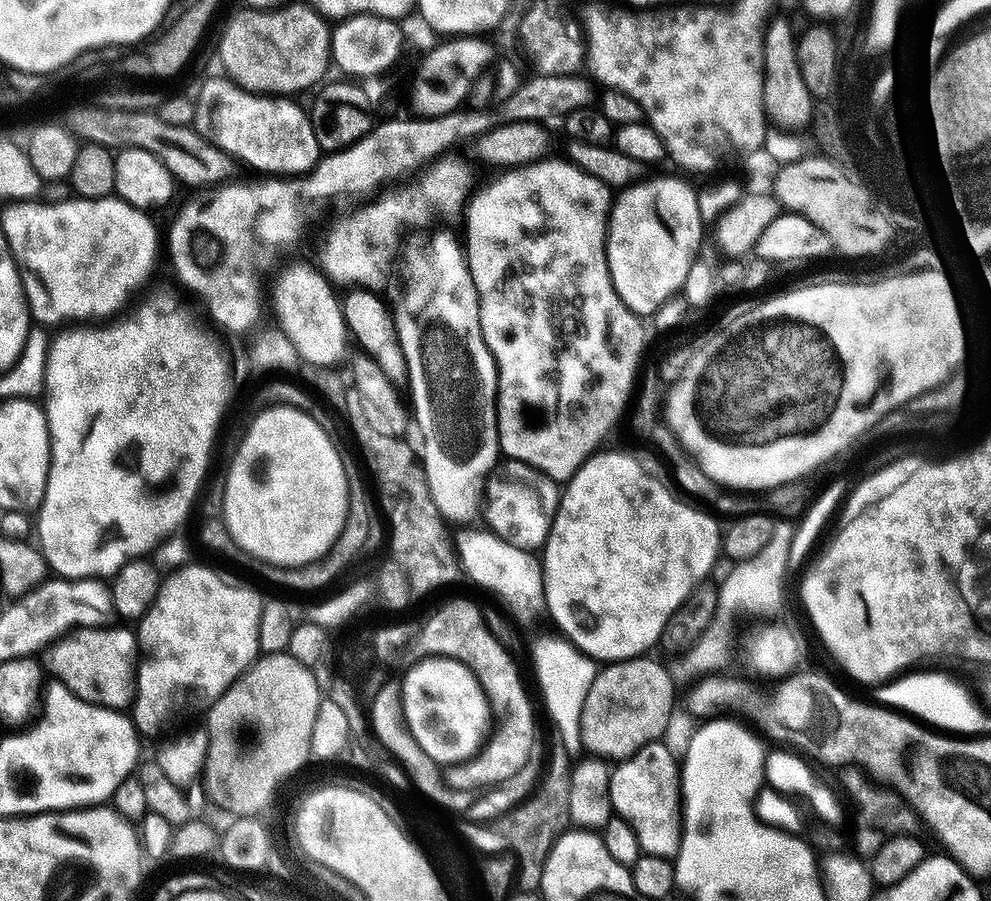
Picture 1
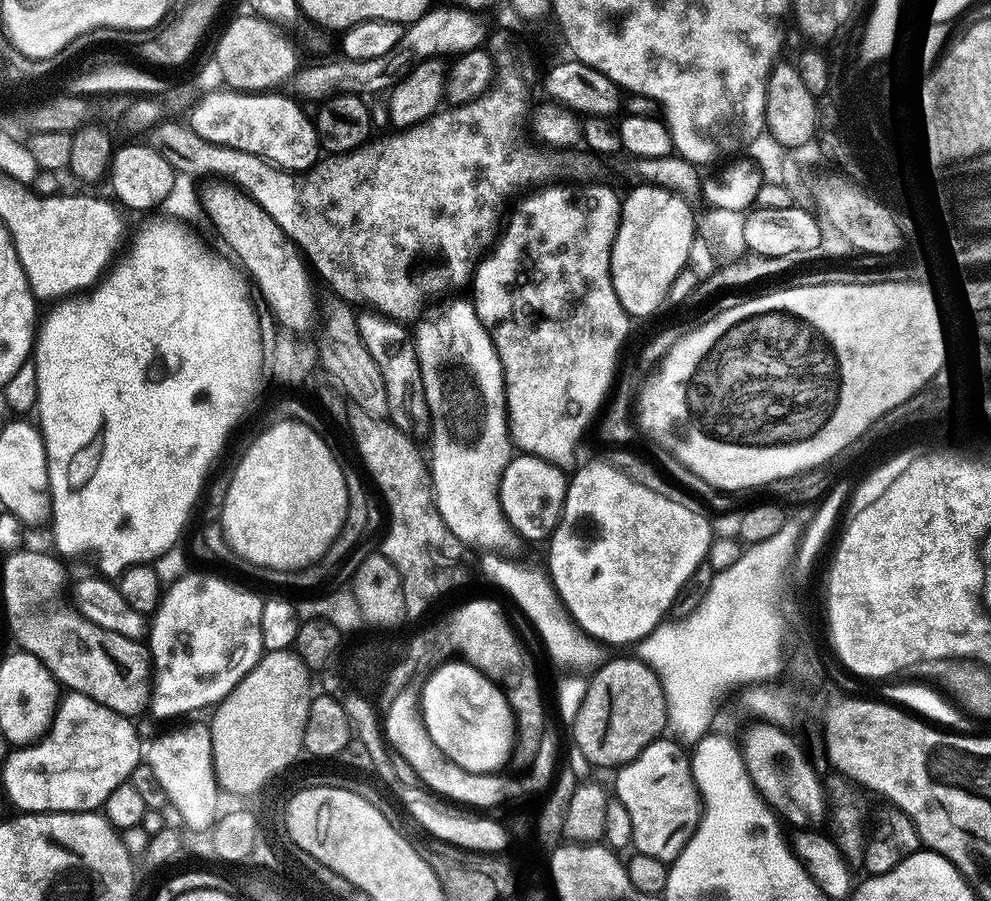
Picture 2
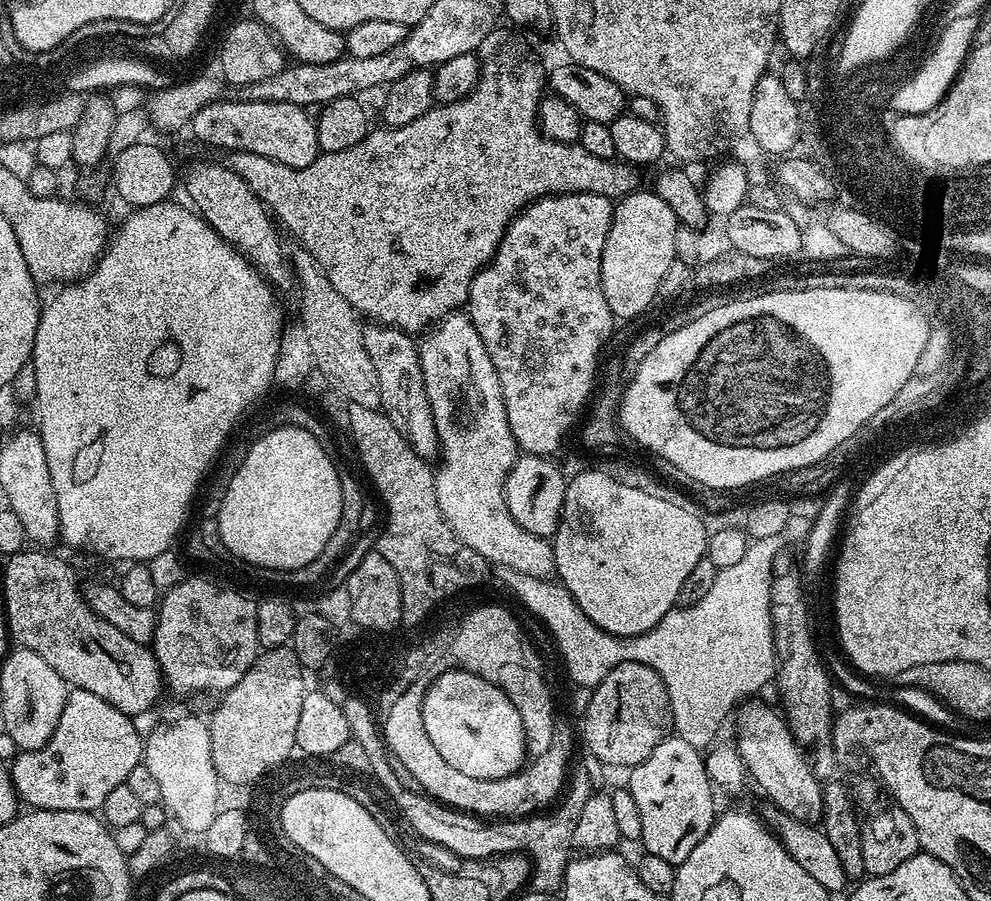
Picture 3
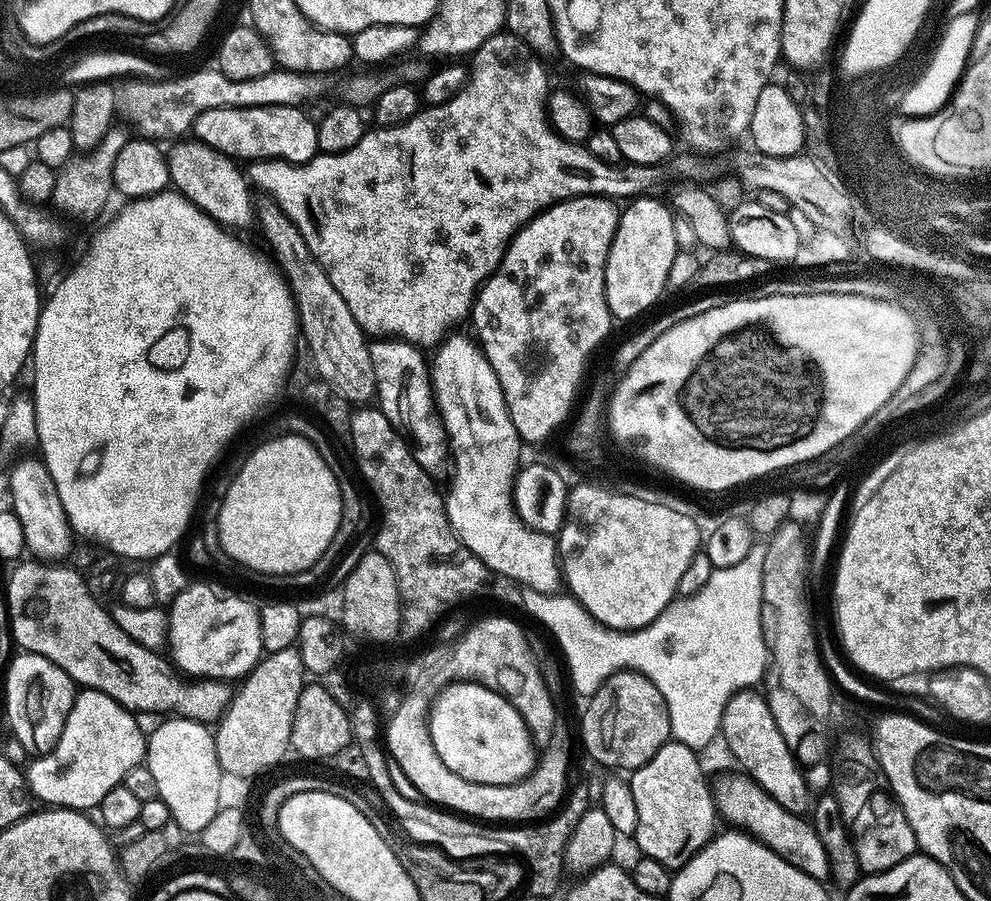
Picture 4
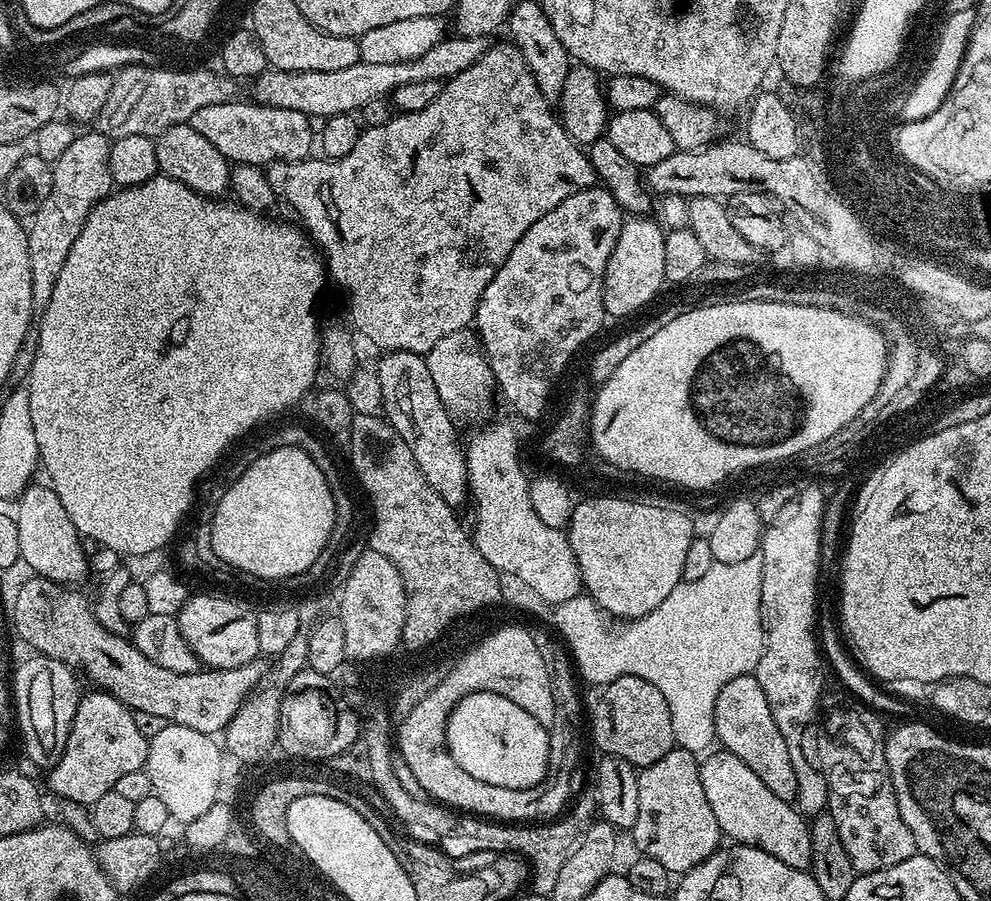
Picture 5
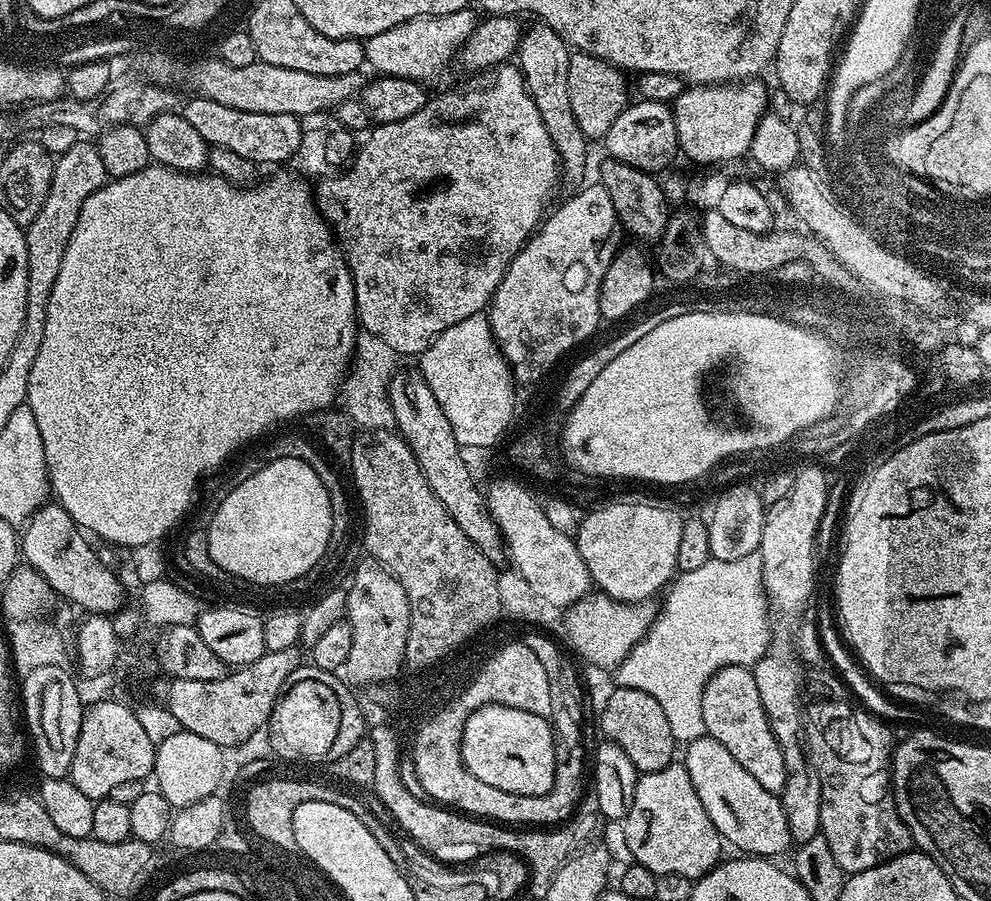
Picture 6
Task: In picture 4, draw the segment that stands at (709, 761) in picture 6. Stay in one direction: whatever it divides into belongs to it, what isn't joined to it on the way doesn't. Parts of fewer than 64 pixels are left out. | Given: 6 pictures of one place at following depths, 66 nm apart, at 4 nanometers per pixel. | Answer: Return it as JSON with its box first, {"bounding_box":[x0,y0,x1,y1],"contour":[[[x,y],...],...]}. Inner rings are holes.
{"bounding_box":[714,776,829,882],"contour":[[[724,776],[714,784],[714,799],[716,811],[721,817],[729,820],[733,829],[747,832],[761,844],[765,844],[774,854],[778,854],[790,866],[810,874],[810,878],[821,882],[829,879],[828,859],[826,850],[822,850],[822,842],[818,842],[818,834],[812,828],[811,819],[803,815],[786,810],[752,781],[751,776]]]}

